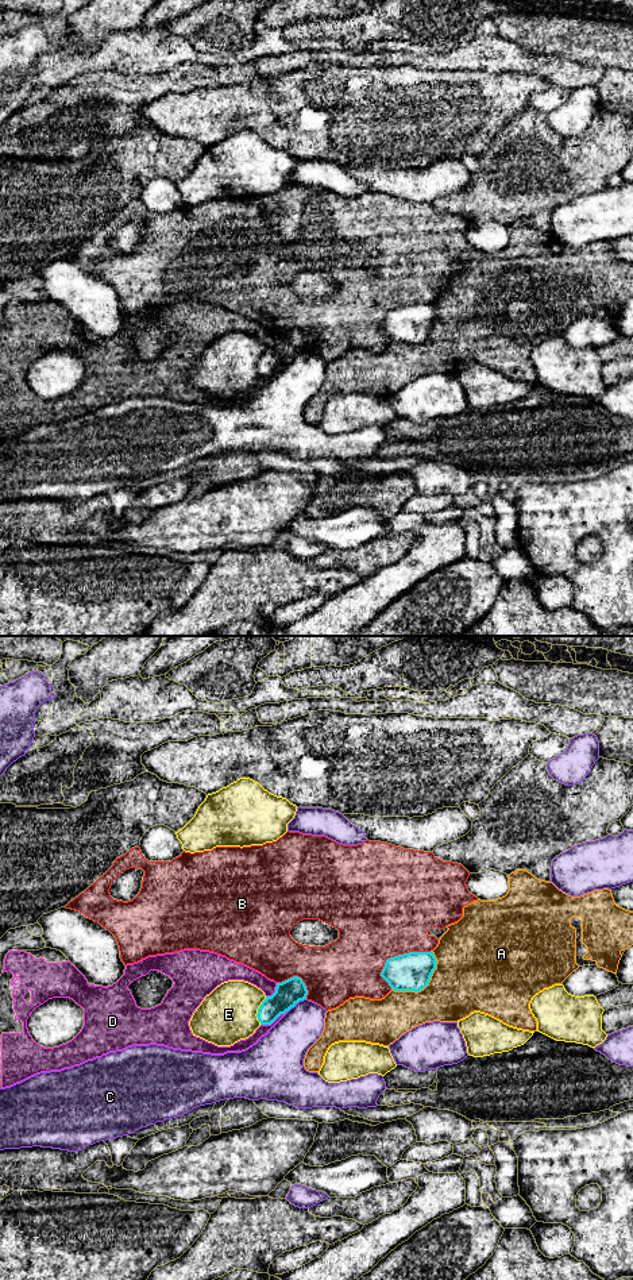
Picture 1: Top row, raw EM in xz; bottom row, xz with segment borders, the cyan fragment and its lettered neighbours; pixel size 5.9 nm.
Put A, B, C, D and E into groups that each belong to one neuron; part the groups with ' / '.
A / B / C / D / E

